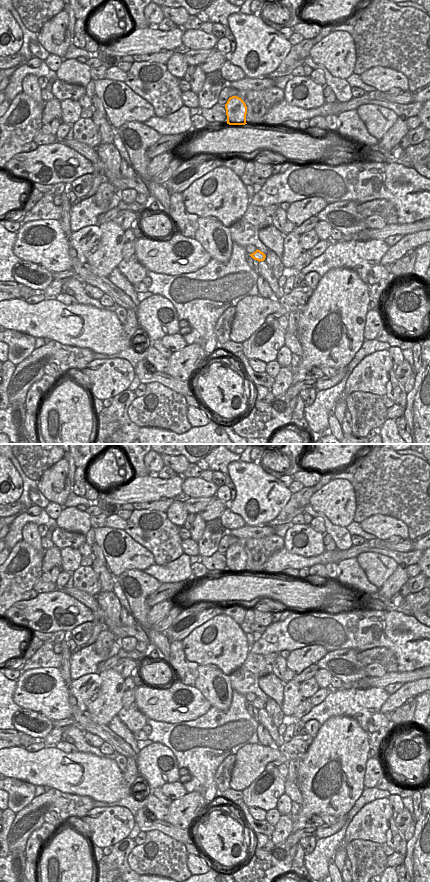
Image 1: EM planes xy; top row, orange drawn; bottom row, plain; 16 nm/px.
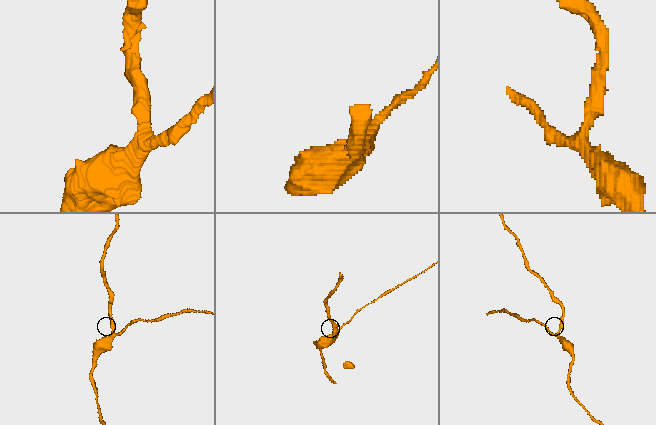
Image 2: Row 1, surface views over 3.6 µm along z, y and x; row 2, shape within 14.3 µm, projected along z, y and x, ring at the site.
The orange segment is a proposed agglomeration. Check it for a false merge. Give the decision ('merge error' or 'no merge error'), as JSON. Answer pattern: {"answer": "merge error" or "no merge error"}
{"answer": "no merge error"}

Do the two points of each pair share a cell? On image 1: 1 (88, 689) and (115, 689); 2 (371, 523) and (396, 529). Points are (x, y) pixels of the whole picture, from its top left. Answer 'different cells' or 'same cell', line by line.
1: different cells
2: same cell

